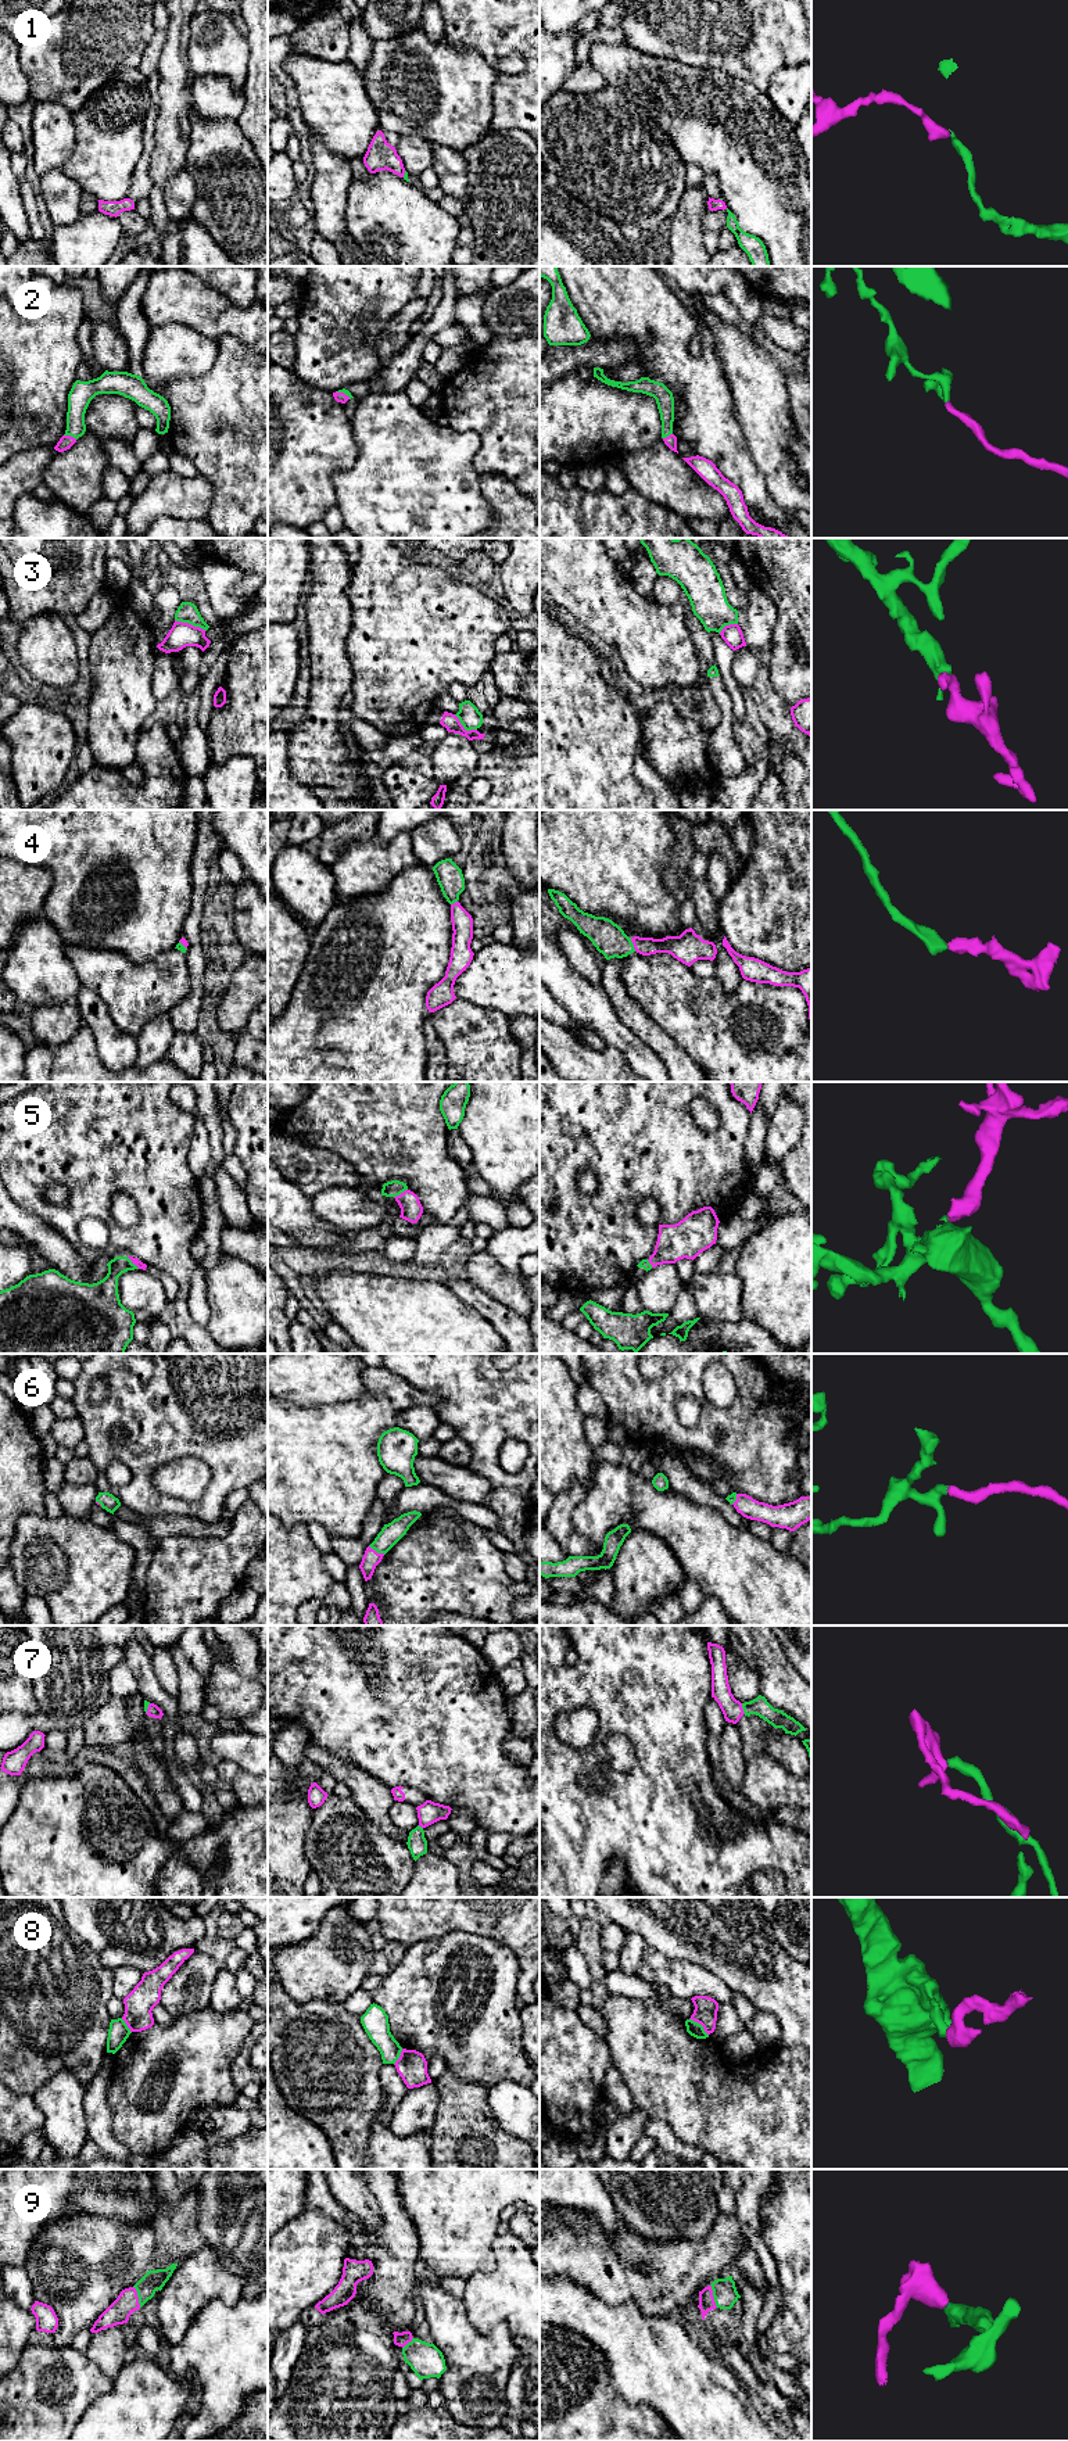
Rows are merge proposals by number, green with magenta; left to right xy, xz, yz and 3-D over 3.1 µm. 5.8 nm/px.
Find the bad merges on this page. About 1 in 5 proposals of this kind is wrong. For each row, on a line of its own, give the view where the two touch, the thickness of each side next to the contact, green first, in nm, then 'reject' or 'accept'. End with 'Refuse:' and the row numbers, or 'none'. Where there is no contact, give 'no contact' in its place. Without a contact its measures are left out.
1: contact in xz; calibres 30 and 170 nm; accept
2: contact in xy; calibres 140 and 80 nm; accept
3: contact in xy; calibres 120 and 140 nm; reject
4: contact in yz; calibres 190 and 120 nm; accept
5: contact in xy; calibres 160 and 50 nm; accept
6: contact in xz; calibres 120 and 100 nm; accept
7: contact in yz; calibres 110 and 120 nm; accept
8: contact in yz; calibres 90 and 140 nm; reject
9: contact in yz; calibres 140 and 100 nm; accept
Refuse: 3, 8

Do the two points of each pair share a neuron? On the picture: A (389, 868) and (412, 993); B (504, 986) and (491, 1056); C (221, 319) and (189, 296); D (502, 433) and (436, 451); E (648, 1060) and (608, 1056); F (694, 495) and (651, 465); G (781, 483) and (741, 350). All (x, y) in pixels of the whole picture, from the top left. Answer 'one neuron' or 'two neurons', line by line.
A: two neurons
B: two neurons
C: one neuron
D: two neurons
E: two neurons
F: one neuron
G: one neuron

